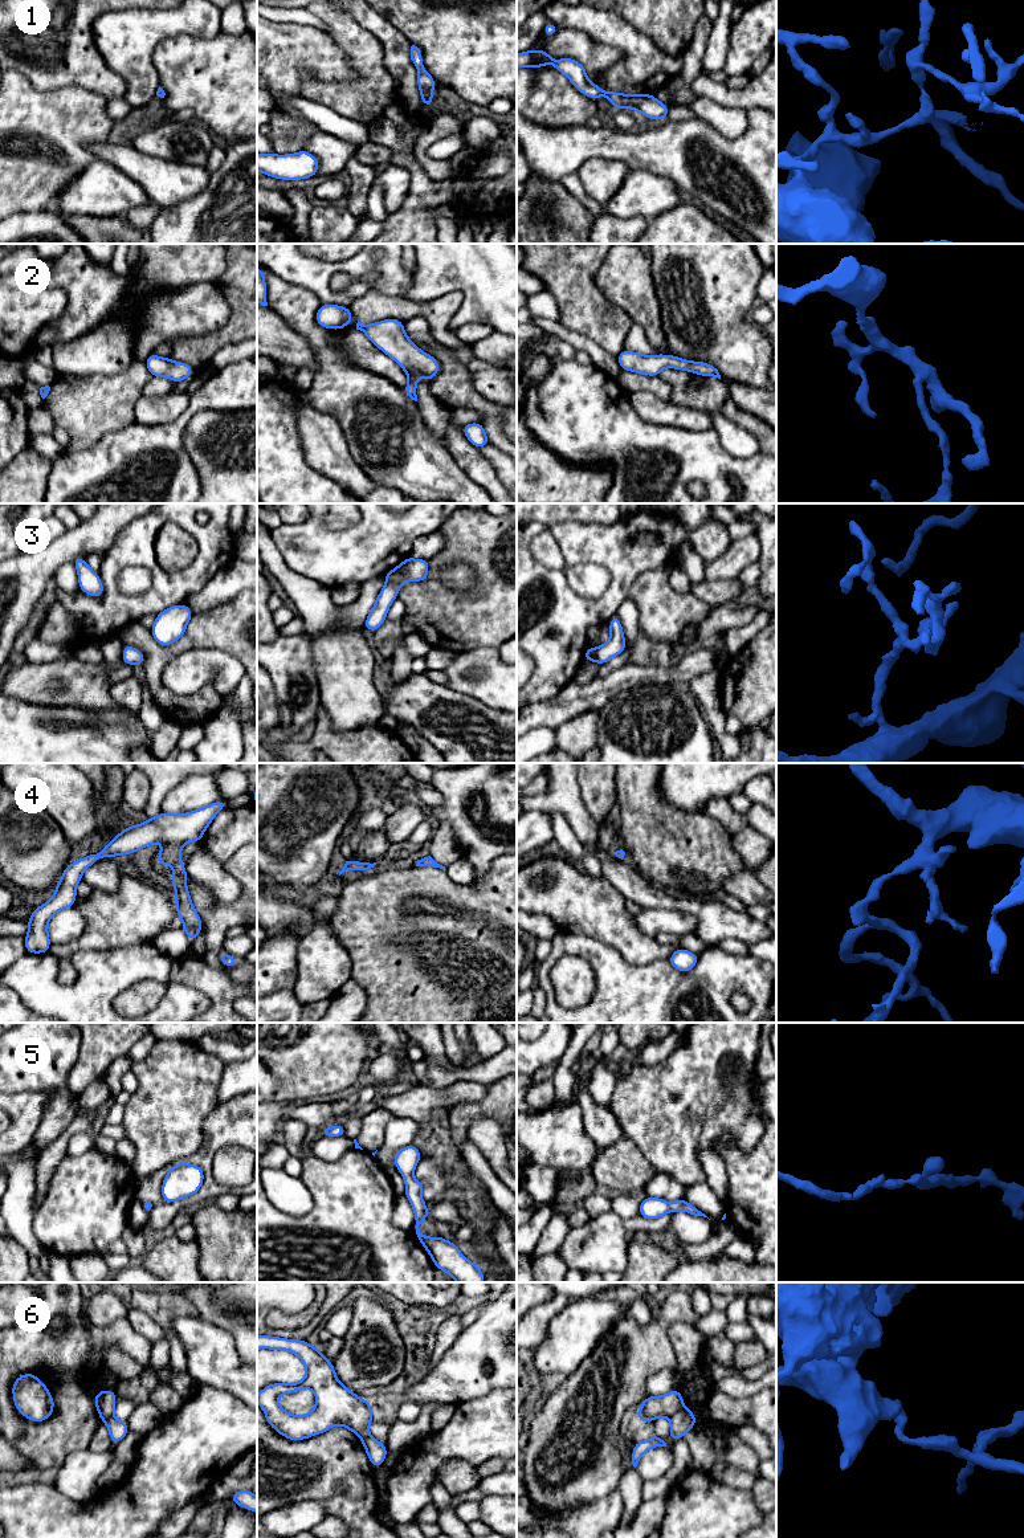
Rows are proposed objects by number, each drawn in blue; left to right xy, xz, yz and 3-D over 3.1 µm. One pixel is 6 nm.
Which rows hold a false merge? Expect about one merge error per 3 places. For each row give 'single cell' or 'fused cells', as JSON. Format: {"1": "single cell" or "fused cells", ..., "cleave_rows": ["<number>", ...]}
{"1": "single cell", "2": "single cell", "3": "single cell", "4": "single cell", "5": "single cell", "6": "fused cells", "cleave_rows": ["6"]}

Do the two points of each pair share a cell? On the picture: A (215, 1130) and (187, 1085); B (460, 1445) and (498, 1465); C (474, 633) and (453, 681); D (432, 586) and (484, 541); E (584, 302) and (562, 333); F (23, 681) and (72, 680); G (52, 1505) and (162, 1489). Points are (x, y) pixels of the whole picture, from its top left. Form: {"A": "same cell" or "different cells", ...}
{"A": "different cells", "B": "different cells", "C": "different cells", "D": "same cell", "E": "different cells", "F": "same cell", "G": "same cell"}

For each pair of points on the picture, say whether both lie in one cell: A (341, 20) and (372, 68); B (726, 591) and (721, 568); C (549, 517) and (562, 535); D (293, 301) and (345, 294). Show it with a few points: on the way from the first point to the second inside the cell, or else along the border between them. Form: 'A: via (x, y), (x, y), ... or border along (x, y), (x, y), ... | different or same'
A: via (346, 32), (363, 51), (364, 56) | same
B: border along (705, 578), (737, 580) | different
C: border along (530, 522), (546, 525), (563, 522), (586, 523) | different
D: border along (289, 282), (309, 289), (321, 304) | different

